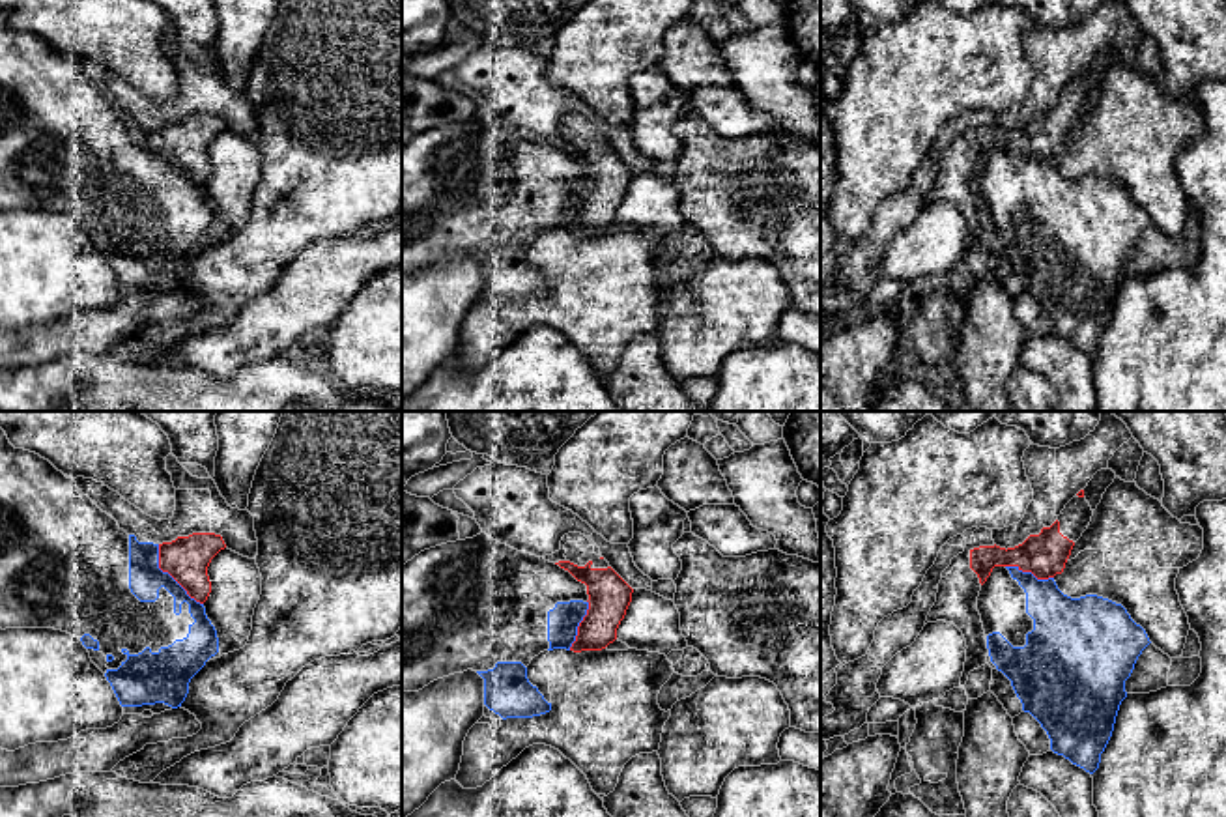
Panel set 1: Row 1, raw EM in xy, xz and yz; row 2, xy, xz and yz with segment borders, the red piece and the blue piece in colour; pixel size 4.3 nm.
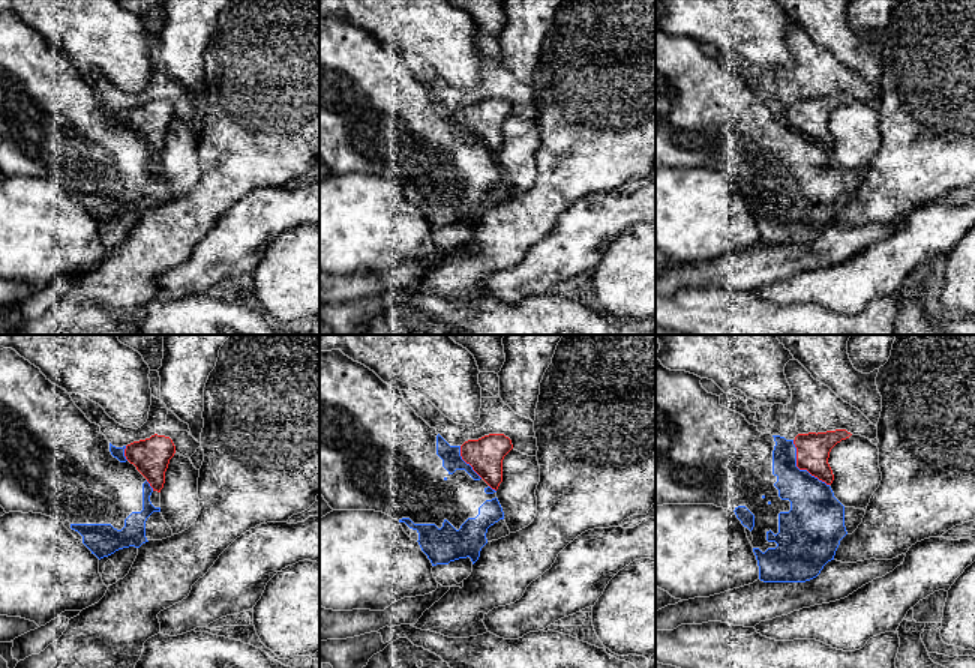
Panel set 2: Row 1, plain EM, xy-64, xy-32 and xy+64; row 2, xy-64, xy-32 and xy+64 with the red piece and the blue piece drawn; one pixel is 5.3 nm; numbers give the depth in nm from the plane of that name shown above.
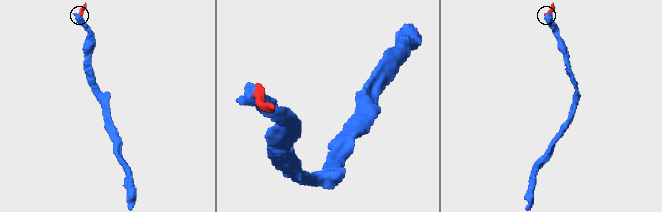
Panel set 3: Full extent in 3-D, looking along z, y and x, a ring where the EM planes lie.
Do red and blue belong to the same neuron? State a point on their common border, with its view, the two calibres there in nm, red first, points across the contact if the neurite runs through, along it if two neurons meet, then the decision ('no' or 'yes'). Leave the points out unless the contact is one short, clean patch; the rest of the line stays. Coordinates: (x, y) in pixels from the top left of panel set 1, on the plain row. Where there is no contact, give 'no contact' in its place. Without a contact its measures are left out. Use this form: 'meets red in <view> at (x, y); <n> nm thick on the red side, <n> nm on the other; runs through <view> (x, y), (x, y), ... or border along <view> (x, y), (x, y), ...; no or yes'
meets red in xy at (171, 156); 190 nm thick on the red side, 150 nm on the other; border along xy (157, 126), (157, 146), (202, 186); no

